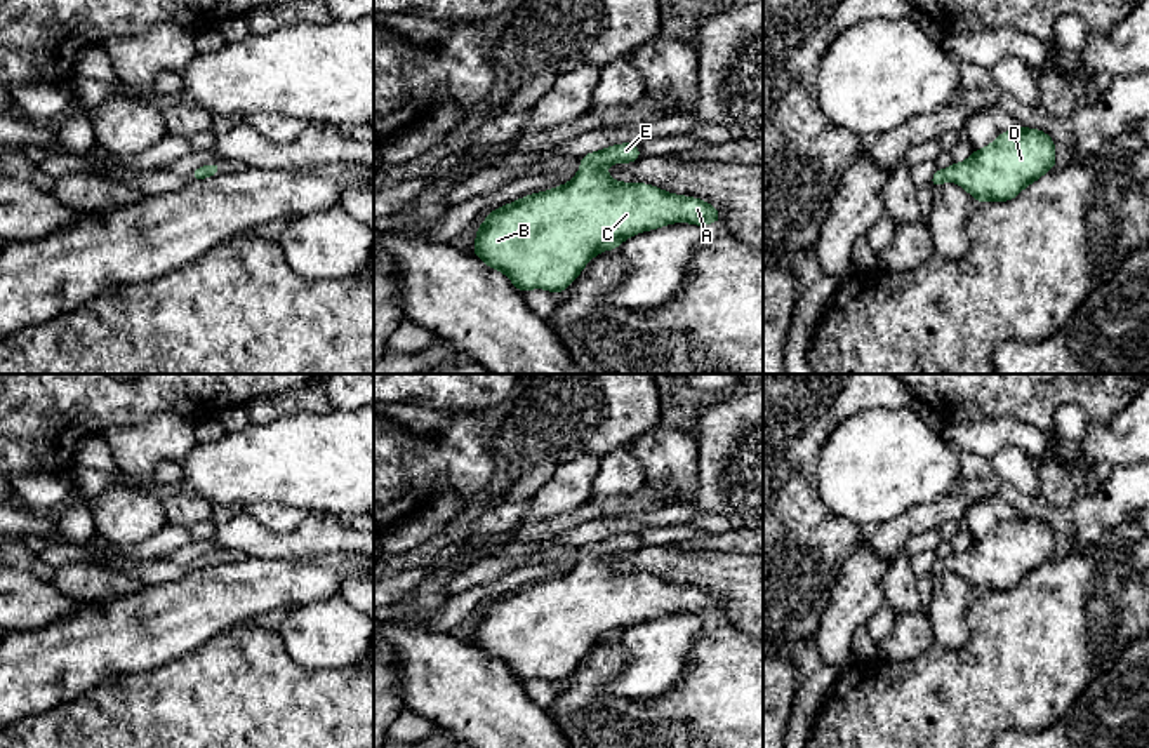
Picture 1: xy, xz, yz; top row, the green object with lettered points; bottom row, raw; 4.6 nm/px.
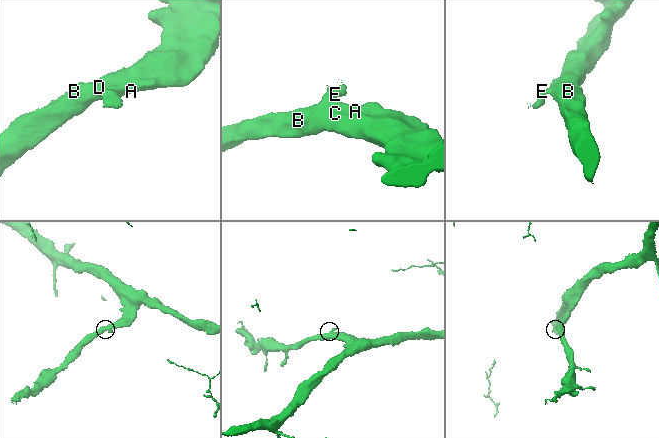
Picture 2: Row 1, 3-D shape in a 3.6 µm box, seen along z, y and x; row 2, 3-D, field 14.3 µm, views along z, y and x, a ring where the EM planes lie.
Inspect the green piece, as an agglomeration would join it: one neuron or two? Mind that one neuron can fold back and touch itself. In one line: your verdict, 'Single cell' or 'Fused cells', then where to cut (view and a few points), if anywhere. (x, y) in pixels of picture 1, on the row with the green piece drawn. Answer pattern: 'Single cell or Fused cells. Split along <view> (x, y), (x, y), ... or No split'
Single cell. No split

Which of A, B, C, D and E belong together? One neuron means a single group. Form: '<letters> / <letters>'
A B C D E

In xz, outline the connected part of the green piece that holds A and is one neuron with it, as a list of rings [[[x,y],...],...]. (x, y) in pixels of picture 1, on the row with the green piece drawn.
[[[633,143],[614,144],[581,157],[581,169],[567,184],[527,195],[490,210],[476,228],[473,254],[502,271],[520,292],[546,289],[563,292],[600,252],[617,249],[626,238],[671,223],[720,224],[720,210],[704,200],[673,195],[643,183],[614,181],[607,165],[629,164],[641,157]]]

